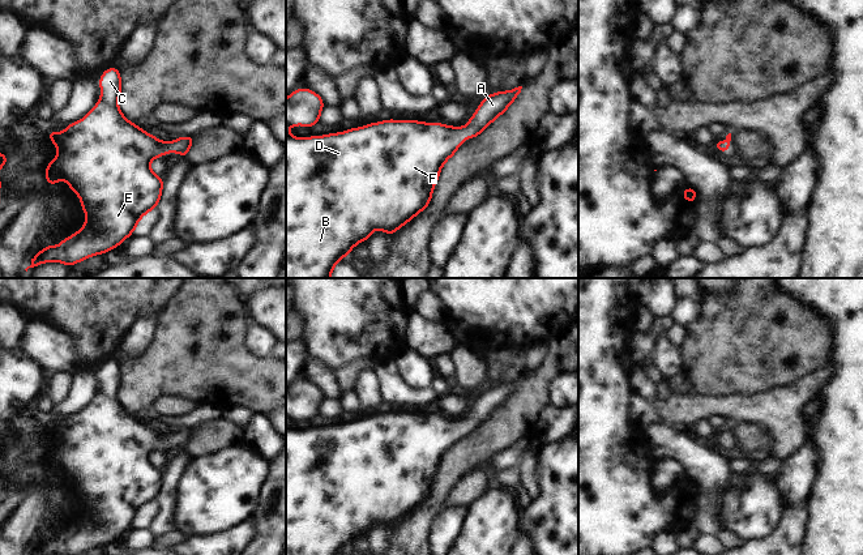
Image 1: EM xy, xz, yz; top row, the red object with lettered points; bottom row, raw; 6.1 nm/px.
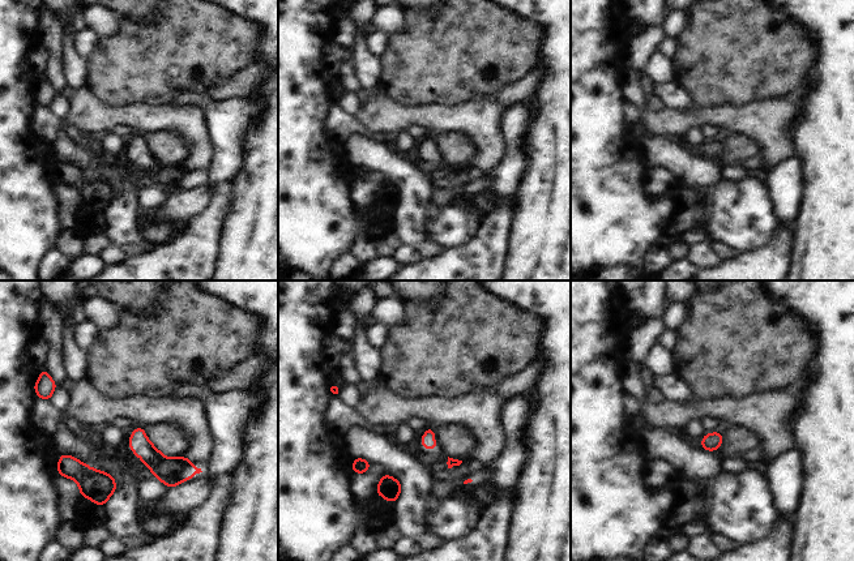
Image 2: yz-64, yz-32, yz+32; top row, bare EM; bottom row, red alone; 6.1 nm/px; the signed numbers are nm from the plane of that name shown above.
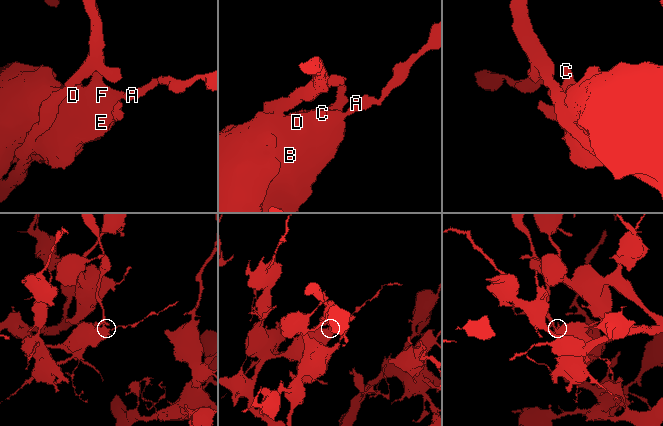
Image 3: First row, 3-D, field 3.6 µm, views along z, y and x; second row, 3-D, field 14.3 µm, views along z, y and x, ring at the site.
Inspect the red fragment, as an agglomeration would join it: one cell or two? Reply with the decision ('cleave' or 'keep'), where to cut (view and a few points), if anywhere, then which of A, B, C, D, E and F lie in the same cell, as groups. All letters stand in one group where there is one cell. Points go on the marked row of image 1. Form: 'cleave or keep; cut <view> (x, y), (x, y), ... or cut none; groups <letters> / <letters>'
keep; cut none; groups A B C D E F

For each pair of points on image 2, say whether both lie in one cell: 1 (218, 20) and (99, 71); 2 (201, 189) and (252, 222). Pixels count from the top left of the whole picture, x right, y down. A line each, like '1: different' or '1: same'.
1: same
2: different

